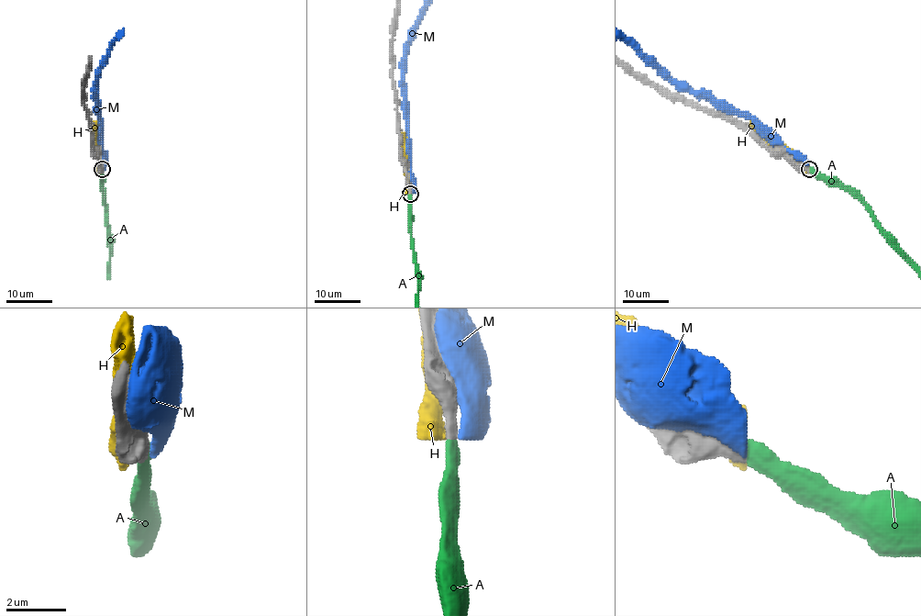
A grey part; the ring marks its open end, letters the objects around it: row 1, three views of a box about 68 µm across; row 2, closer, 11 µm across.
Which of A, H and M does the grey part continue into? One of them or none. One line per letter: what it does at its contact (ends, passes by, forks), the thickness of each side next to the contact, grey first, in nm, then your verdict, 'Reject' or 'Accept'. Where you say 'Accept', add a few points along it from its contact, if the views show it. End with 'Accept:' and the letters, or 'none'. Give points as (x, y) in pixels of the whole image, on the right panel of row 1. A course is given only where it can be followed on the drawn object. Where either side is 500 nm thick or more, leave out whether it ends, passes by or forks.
A: Thickness 480 nm (grey) against 500 nm. Accept
H: Thickness 500 nm (grey) against 700 nm. Reject
M: Thickness 500 nm (grey) against 550 nm. Reject
Accept: A

